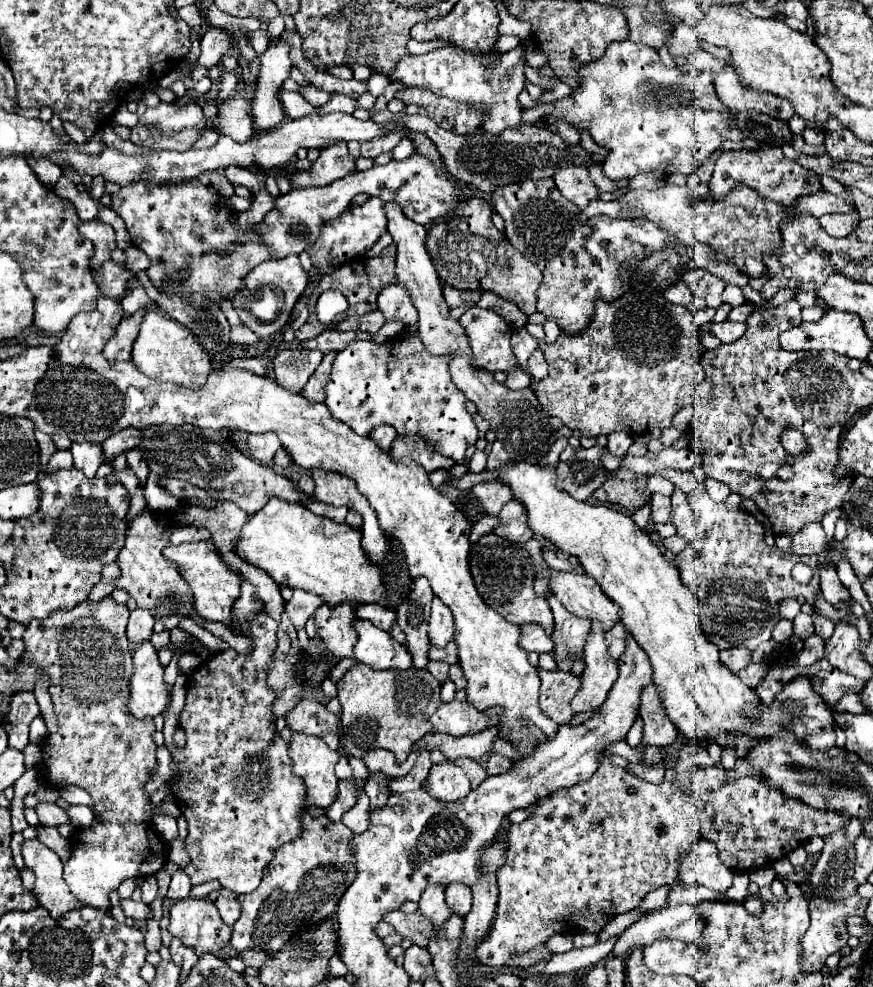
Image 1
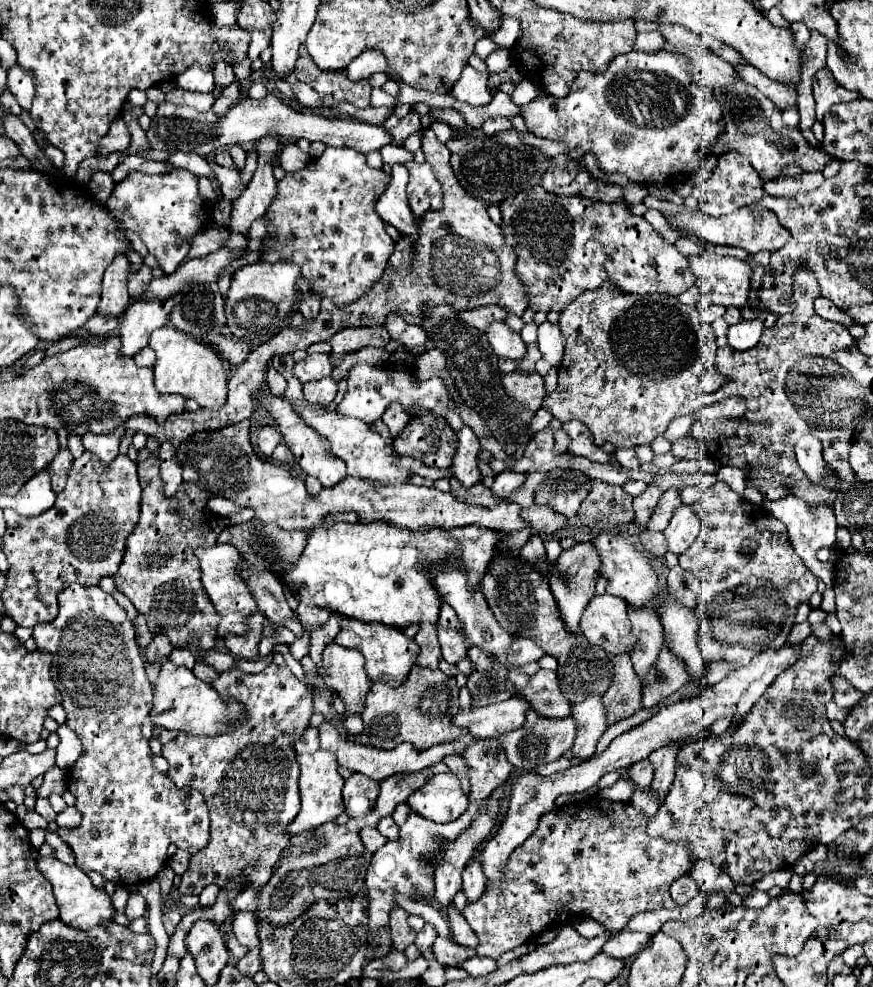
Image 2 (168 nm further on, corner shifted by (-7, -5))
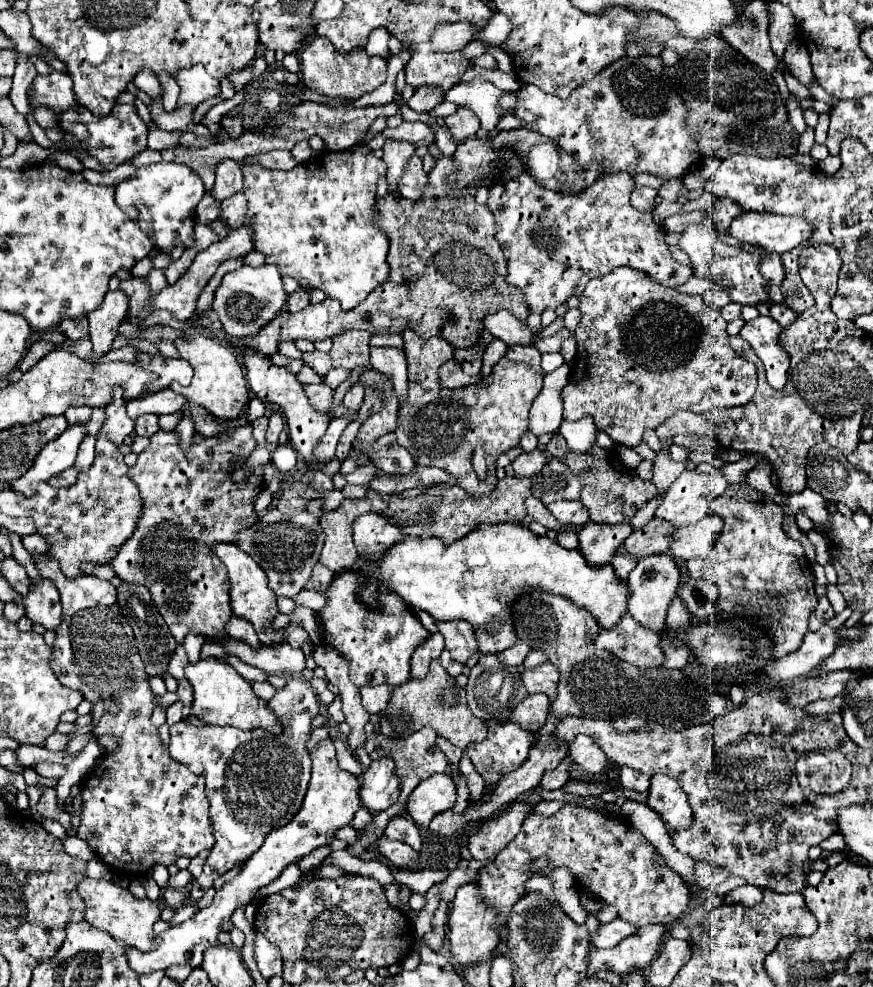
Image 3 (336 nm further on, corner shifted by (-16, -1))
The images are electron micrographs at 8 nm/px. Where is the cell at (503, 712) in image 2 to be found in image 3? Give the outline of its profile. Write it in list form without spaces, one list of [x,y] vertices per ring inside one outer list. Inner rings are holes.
[[[530,694],[514,712],[512,722],[520,724],[526,730],[532,730],[534,734],[544,726],[548,716],[550,700],[546,694]]]

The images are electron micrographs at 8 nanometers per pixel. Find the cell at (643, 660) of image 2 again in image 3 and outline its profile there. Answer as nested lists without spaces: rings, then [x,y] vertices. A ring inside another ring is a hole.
[[[654,554],[638,560],[636,568],[628,576],[628,584],[632,590],[628,598],[628,612],[632,618],[654,632],[662,632],[666,626],[666,610],[680,584],[680,572],[674,558],[670,554]]]

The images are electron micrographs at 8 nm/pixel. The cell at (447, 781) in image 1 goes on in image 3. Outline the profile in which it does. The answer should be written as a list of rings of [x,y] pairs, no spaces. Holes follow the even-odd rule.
[[[434,774],[422,780],[406,800],[408,816],[420,824],[428,826],[430,820],[448,808],[454,808],[456,784],[448,774]]]

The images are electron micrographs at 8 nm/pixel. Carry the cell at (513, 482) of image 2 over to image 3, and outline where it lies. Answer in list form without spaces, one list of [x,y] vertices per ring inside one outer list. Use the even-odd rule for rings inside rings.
[[[536,448],[532,452],[522,452],[512,462],[516,476],[532,476],[532,474],[540,472],[544,468],[544,464],[546,464],[546,456],[544,456],[544,452],[540,448]]]

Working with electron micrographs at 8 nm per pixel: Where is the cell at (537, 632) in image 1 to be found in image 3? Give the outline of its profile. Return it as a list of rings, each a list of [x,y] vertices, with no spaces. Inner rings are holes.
[[[516,642],[516,646],[504,650],[498,654],[498,660],[508,664],[508,666],[520,666],[526,658],[526,654],[530,652],[530,646],[526,642]]]

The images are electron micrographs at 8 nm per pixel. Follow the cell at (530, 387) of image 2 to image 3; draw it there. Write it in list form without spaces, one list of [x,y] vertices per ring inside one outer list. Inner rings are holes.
[[[404,330],[404,354],[408,360],[408,402],[400,406],[398,410],[398,426],[396,426],[396,436],[398,444],[406,448],[412,456],[412,460],[418,466],[434,466],[450,472],[456,478],[456,484],[466,490],[470,496],[488,496],[496,488],[496,460],[502,452],[508,448],[514,448],[520,444],[522,434],[528,430],[528,410],[534,402],[534,398],[542,390],[542,376],[526,368],[524,364],[514,364],[508,358],[502,358],[496,366],[494,372],[480,380],[478,384],[464,386],[464,388],[454,388],[446,390],[444,386],[438,384],[438,370],[442,364],[448,360],[454,360],[454,348],[444,342],[444,338],[420,338],[412,330]],[[480,446],[486,454],[486,464],[488,464],[488,476],[480,480],[472,468],[472,454]]]

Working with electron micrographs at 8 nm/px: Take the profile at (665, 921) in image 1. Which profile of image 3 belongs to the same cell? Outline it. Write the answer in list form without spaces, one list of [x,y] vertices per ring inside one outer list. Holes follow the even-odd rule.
[[[616,918],[608,924],[600,924],[598,932],[596,932],[596,938],[592,938],[592,946],[598,948],[598,950],[606,950],[606,948],[614,948],[618,942],[622,942],[626,936],[634,934],[638,928]]]

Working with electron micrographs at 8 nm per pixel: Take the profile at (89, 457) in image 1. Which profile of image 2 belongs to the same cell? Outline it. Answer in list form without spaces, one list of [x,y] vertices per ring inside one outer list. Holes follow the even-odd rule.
[[[123,426],[115,430],[115,434],[111,436],[97,436],[97,434],[85,434],[83,436],[83,446],[85,446],[85,452],[91,452],[95,454],[95,458],[99,458],[99,462],[107,464],[107,462],[113,462],[119,454],[119,440],[123,436]]]

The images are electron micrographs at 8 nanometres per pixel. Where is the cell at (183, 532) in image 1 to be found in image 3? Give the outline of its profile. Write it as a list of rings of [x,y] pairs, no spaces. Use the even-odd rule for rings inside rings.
[[[266,510],[258,516],[258,520],[242,530],[238,536],[238,548],[252,556],[260,568],[266,572],[270,580],[270,590],[276,596],[294,598],[302,586],[308,582],[314,564],[318,562],[320,550],[324,546],[324,532],[320,530],[320,522],[310,512],[300,512],[296,516],[286,516],[282,512]]]

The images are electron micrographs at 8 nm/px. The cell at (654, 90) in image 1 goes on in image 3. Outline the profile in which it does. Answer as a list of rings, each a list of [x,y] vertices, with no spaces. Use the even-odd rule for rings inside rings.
[[[624,56],[600,70],[600,74],[596,74],[592,80],[586,80],[566,100],[552,94],[544,94],[532,84],[522,84],[516,92],[516,106],[512,114],[518,120],[522,120],[528,130],[552,138],[564,152],[572,154],[572,158],[576,158],[580,166],[600,162],[600,166],[604,166],[604,174],[628,172],[630,176],[634,176],[648,172],[670,180],[680,178],[682,174],[686,174],[688,168],[696,166],[696,160],[700,160],[700,150],[696,142],[698,130],[686,126],[686,106],[682,104],[682,98],[678,96],[676,88],[670,82],[666,82],[664,64],[658,56]]]

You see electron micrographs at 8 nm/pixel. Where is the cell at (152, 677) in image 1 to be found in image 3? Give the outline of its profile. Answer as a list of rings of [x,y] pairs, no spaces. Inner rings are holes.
[[[206,658],[196,664],[186,666],[186,676],[194,688],[194,702],[192,702],[192,716],[202,718],[206,724],[214,726],[234,726],[240,730],[254,730],[264,728],[272,734],[280,734],[282,726],[268,708],[268,702],[258,698],[248,680],[244,680],[228,662],[218,658]]]

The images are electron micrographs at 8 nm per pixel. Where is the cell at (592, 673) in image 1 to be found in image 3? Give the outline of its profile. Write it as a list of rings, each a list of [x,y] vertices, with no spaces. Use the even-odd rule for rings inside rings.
[[[584,734],[577,735],[570,744],[570,756],[582,770],[588,770],[590,774],[604,770],[604,762],[608,760],[600,746],[596,746],[596,742]]]

